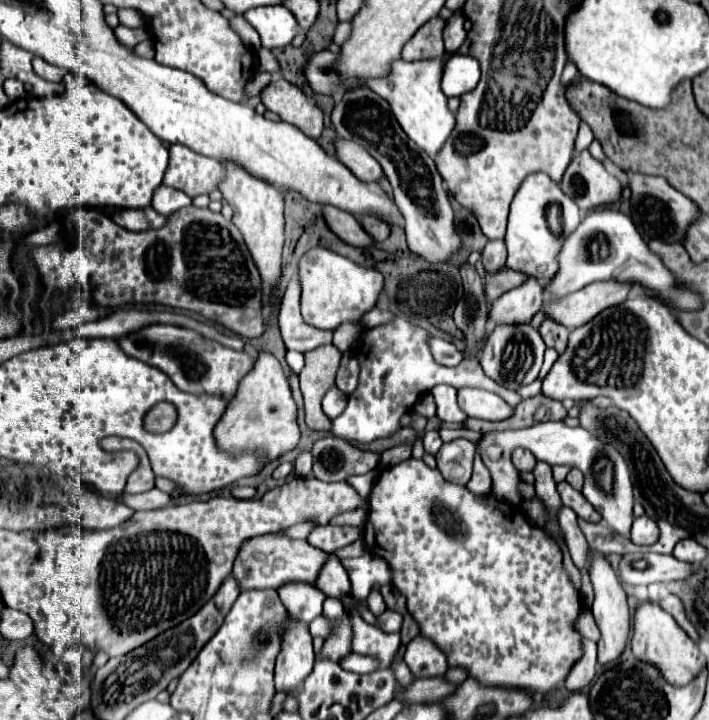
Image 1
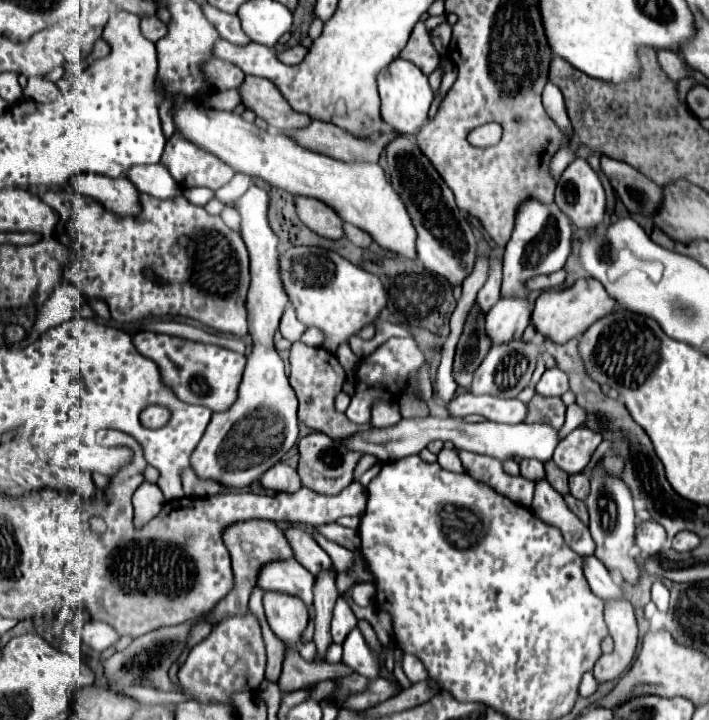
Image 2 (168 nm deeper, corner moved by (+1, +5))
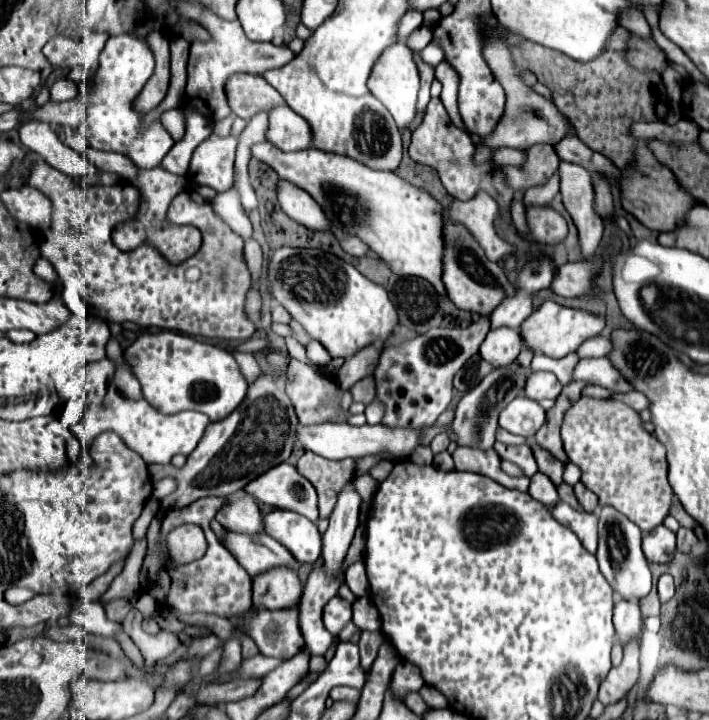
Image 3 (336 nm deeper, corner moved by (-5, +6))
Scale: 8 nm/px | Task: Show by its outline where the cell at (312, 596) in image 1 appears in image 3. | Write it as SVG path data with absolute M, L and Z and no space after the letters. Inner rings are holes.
M226 533L224 545L252 577L276 567L290 567L294 571L300 569L300 563L294 559L294 555L270 535L240 537L236 533Z

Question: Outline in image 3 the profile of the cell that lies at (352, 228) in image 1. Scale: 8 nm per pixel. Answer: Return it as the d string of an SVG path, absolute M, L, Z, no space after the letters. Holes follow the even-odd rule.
M280 181L280 205L288 217L298 221L300 225L316 231L330 229L330 221L320 209L320 205L300 187Z

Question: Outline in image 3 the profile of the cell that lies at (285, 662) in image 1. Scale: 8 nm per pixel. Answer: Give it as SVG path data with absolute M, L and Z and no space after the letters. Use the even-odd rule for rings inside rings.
M276 569L276 573L264 573L264 577L256 577L254 583L254 605L266 607L266 609L296 609L302 601L302 583L298 579L298 573L288 573L288 569Z

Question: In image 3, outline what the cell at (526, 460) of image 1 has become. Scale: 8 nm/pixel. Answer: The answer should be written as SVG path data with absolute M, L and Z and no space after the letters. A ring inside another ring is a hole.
M534 473L532 475L532 479L530 479L530 489L528 489L528 493L536 499L536 501L540 501L540 503L544 503L546 507L548 505L554 505L556 501L558 501L558 493L556 493L556 485L544 475L544 473Z

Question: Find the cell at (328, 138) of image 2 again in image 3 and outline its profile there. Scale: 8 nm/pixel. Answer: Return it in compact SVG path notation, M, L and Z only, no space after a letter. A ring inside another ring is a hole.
M280 107L270 113L268 141L276 143L276 147L284 151L300 151L314 145L308 121L296 115L290 107Z

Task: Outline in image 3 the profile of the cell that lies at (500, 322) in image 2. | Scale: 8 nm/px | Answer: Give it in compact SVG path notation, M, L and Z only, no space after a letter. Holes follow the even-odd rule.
M496 327L496 329L490 329L484 343L480 345L480 355L488 363L492 363L492 367L496 367L496 365L506 365L508 361L514 361L522 351L522 347L524 347L524 339L520 335L520 329Z

